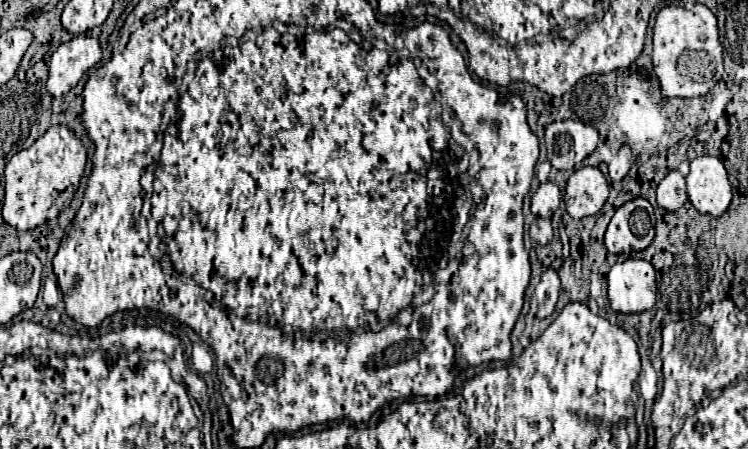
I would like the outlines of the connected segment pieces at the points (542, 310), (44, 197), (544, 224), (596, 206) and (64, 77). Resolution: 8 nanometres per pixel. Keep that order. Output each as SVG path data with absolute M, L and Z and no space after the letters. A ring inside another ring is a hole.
M554 269L544 271L540 283L536 285L536 291L532 295L532 303L530 309L536 317L544 319L548 315L552 315L556 301L558 301L558 293L560 293L560 279L558 273Z
M54 125L42 137L34 141L32 147L18 151L4 171L6 195L2 217L14 229L34 229L48 219L58 217L58 213L70 203L74 191L78 189L80 177L86 167L86 149L80 139L66 127Z
M536 219L532 225L530 225L530 237L532 241L540 243L540 245L546 245L552 241L552 225L550 225L550 219Z
M598 167L576 169L564 189L566 211L574 219L594 215L608 199L608 181Z
M74 37L50 55L46 89L52 97L66 95L82 75L102 59L100 43L92 37Z

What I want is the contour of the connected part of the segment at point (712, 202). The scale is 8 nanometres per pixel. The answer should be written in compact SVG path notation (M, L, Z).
M698 157L690 163L690 173L686 175L686 191L690 203L706 215L720 217L726 213L732 201L732 187L728 173L718 157Z

